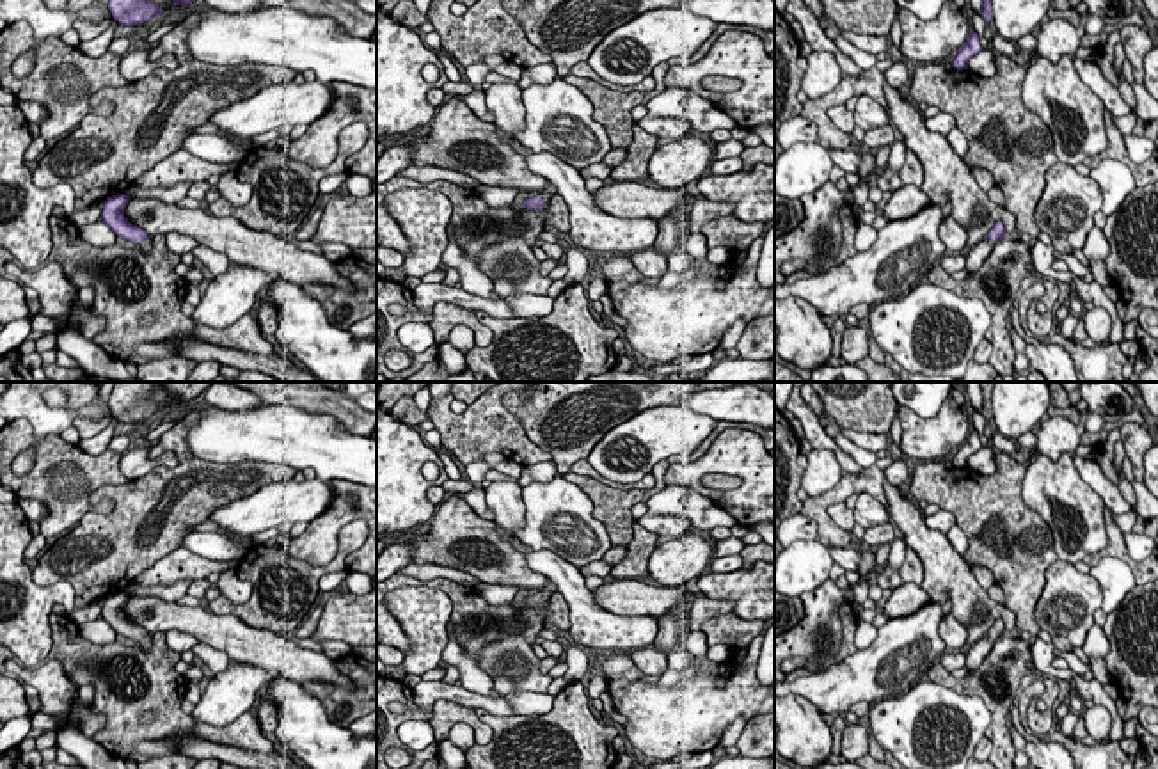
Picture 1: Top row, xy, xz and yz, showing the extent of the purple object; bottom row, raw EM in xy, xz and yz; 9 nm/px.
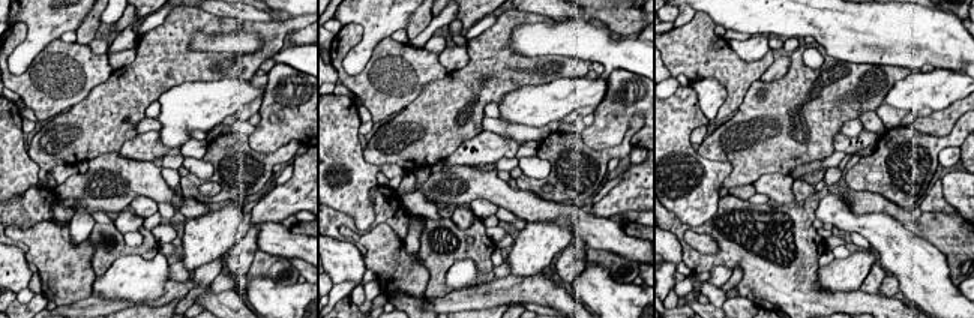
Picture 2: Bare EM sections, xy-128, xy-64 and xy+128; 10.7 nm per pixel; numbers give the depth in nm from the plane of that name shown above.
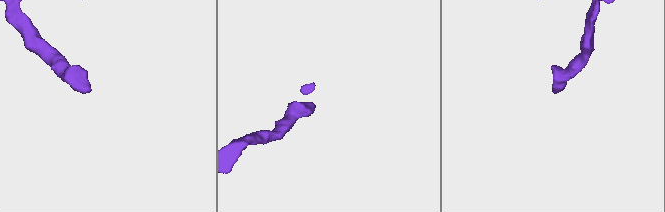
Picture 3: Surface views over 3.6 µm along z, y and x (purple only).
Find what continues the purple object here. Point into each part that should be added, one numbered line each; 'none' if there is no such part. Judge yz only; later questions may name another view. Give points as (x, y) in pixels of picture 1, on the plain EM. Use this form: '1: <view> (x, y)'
1: yz (979, 650)

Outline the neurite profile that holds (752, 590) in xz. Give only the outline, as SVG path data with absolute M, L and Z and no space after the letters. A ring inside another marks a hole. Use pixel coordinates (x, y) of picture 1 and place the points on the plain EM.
M757 561L746 570L728 574L703 572L698 590L714 600L732 600L741 620L769 620L774 616L774 565Z

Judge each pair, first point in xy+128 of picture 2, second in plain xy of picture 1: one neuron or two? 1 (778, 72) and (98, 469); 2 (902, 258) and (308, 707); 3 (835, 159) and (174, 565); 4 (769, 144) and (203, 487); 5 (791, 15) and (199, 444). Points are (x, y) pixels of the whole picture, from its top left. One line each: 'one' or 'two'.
1: two
2: one
3: two
4: one
5: one

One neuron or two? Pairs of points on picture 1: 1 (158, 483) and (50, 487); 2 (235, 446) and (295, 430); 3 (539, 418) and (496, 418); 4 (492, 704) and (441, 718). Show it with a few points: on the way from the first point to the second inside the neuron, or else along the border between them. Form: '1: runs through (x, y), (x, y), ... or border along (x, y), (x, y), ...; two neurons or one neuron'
1: border along (126, 480), (100, 485), (89, 503); two neurons
2: runs through (249, 450), (276, 450), (281, 444); one neuron
3: border along (501, 400), (524, 434), (544, 450); two neurons
4: border along (434, 702), (453, 700), (475, 709); two neurons

